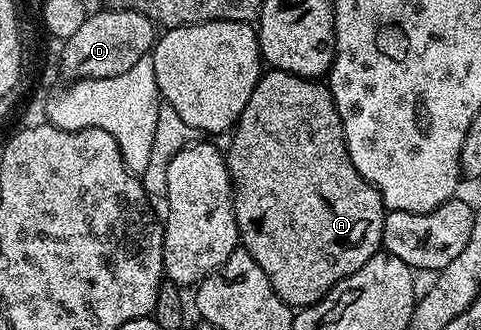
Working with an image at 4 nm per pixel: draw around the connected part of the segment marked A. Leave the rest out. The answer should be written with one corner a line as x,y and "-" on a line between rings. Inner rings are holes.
266,69
231,137
225,163
233,181
233,211
240,245
267,272
271,288
288,306
314,306
339,280
359,272
371,256
379,253
387,213
381,193
351,164
333,94
324,81

